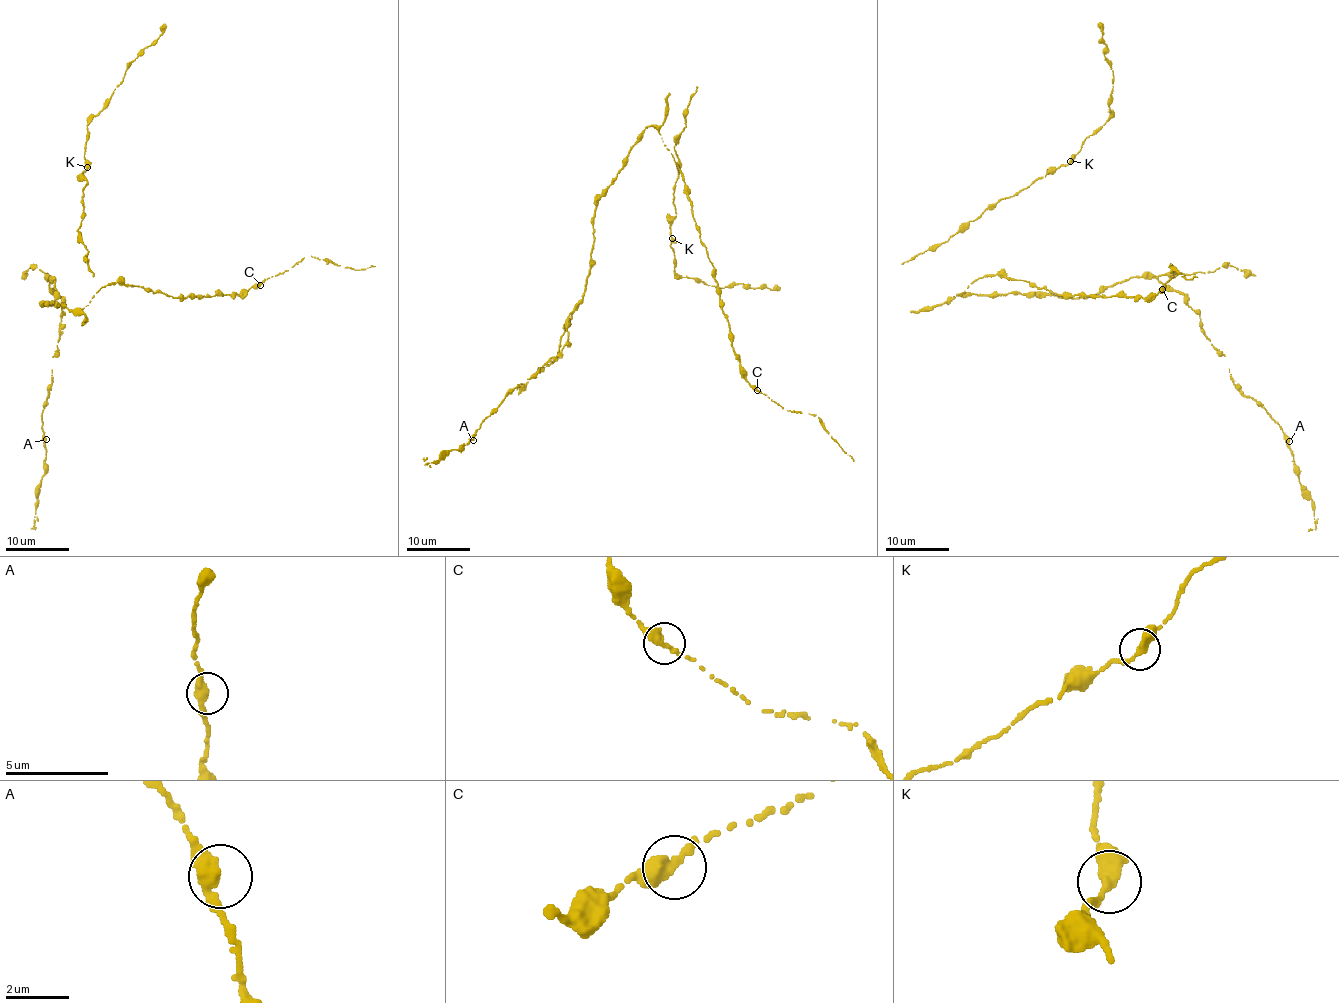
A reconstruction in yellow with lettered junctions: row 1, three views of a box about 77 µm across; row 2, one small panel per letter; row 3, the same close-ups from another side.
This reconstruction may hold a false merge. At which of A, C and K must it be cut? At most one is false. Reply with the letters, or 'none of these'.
none of these

